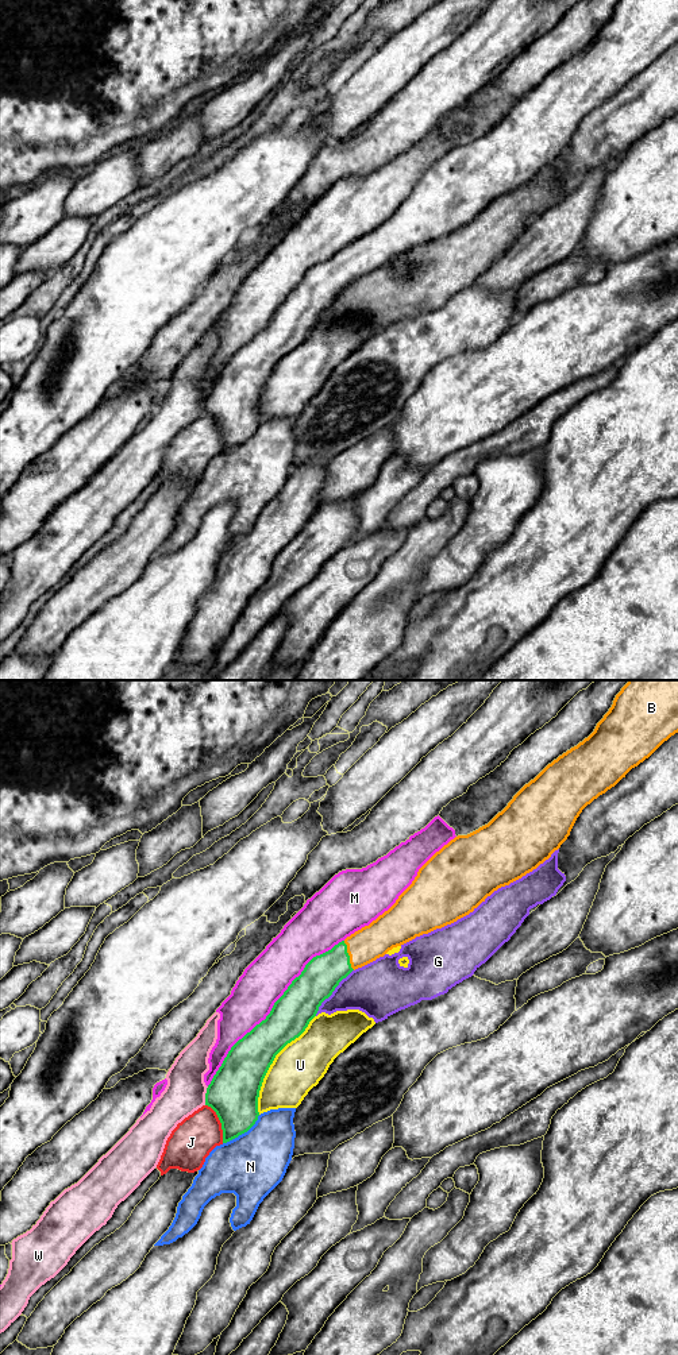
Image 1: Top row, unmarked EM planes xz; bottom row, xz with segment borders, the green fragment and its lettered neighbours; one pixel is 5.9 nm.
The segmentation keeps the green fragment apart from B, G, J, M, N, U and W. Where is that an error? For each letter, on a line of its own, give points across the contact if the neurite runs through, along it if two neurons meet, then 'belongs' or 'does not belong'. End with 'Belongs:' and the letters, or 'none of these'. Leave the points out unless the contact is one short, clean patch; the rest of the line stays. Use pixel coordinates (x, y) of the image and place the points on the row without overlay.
B: way xz (322, 284), (349, 265), (370, 251); belongs
G: does not belong
J: does not belong
M: does not belong
N: does not belong
U: does not belong
W: does not belong
Belongs: B

